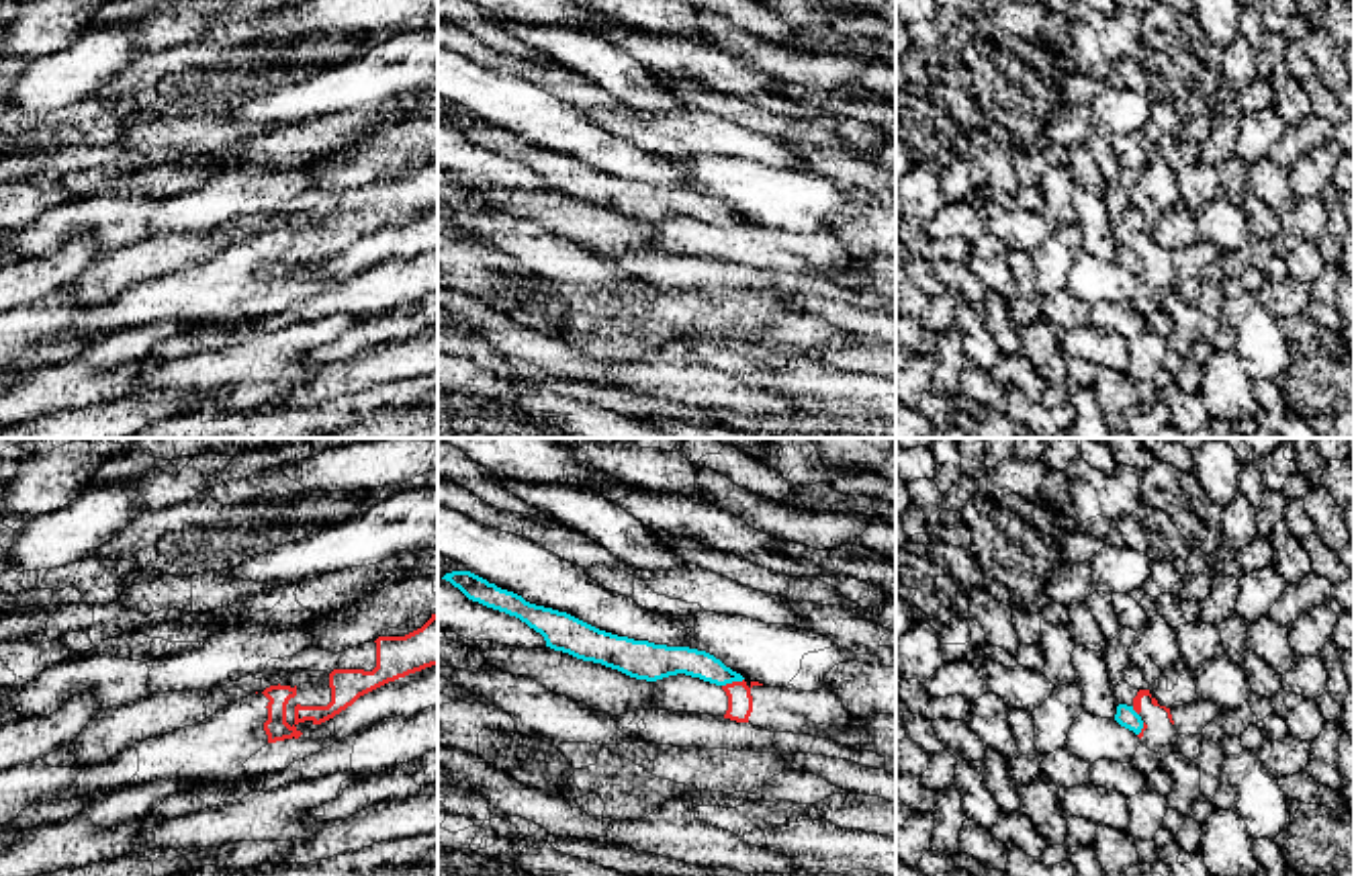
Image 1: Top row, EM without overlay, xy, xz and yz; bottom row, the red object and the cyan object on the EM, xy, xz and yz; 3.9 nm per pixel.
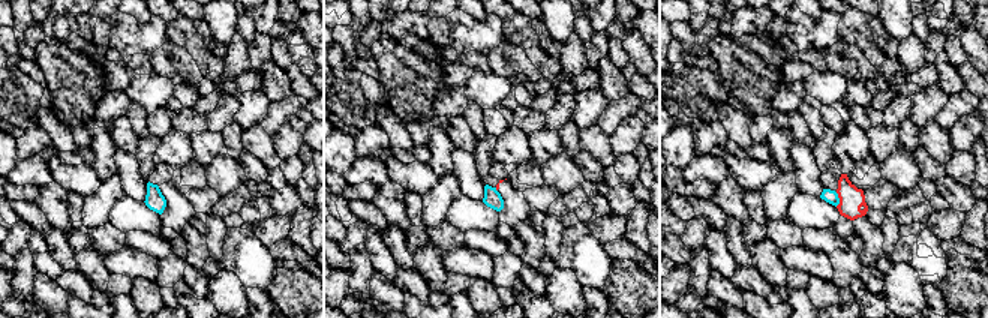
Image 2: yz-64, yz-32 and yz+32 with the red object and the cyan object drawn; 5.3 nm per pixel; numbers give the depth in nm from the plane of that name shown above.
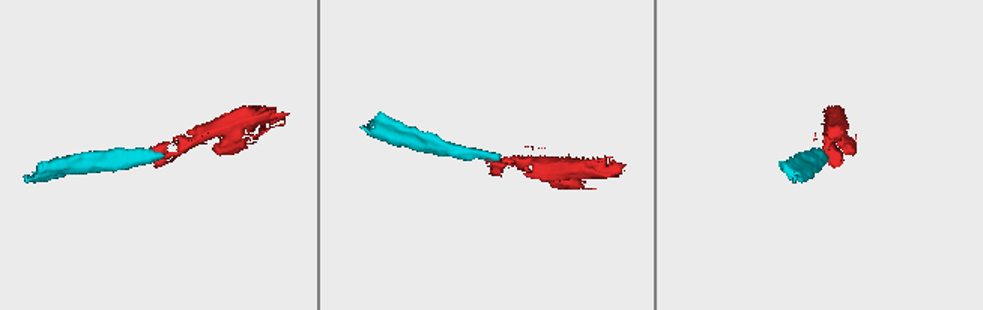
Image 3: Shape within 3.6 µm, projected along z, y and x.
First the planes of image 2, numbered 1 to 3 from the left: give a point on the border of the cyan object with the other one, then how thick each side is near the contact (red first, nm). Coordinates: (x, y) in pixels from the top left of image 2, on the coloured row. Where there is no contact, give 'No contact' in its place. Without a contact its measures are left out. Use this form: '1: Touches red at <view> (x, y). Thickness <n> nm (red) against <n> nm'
1: No contact
2: No contact
3: Touches red at yz+32 (840, 200). Thickness 130 nm (red) against 70 nm

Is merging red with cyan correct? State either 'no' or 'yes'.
yes

